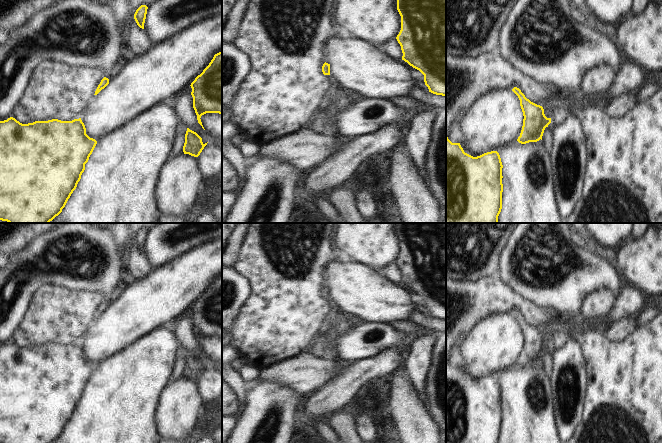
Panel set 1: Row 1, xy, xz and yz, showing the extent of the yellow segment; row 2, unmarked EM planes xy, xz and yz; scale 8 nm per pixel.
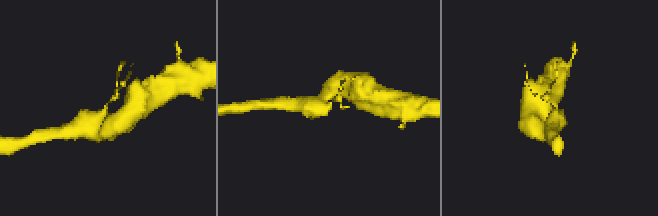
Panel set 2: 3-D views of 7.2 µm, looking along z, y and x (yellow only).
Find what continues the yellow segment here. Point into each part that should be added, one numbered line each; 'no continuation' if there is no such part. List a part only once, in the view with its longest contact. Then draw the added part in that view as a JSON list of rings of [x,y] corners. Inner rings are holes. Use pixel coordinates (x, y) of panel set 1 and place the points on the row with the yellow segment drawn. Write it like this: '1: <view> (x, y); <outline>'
no continuation

